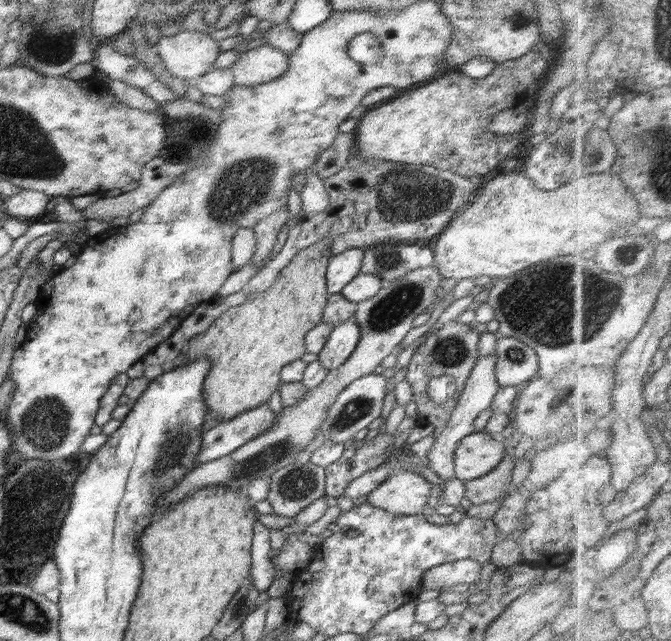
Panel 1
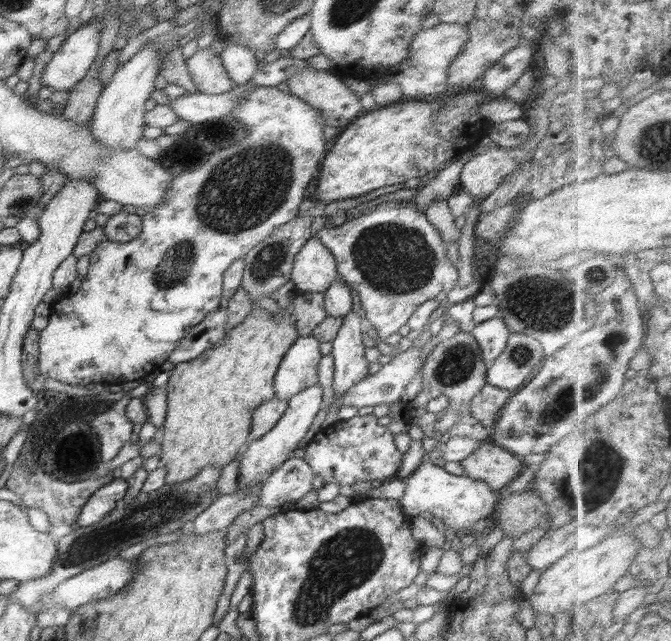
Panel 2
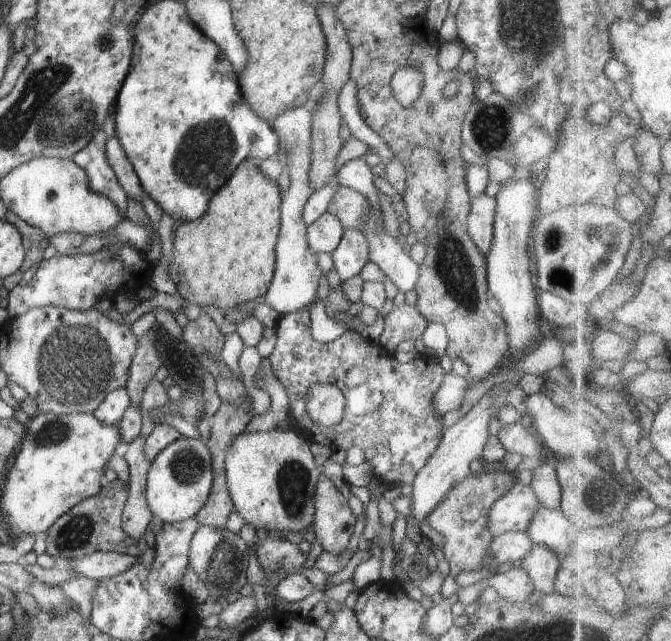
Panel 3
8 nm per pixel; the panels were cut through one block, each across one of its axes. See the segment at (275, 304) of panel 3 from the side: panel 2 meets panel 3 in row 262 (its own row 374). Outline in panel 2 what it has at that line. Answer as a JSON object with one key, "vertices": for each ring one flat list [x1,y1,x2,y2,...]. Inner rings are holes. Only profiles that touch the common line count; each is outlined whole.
{"vertices":[[299,336,284,353,274,376,275,396,289,401,319,382,318,362,322,358,321,342,314,336]]}

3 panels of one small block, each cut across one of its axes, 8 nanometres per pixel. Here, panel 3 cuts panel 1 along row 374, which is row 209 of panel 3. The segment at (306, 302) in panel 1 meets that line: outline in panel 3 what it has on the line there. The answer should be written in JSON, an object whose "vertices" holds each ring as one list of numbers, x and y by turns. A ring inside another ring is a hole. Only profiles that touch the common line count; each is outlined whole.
{"vertices":[[256,158,242,160,232,177,210,198,206,214,195,220,184,220,174,234,174,249,168,266,168,276,176,285,178,294,198,306,198,309,215,306,224,309,224,312,265,296,275,270,275,247,281,226,281,202,282,191,276,181,265,177,261,161]]}

